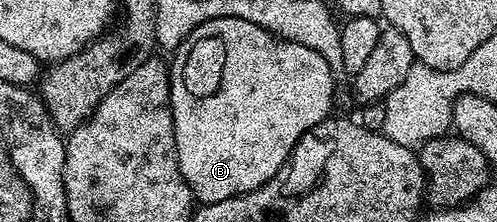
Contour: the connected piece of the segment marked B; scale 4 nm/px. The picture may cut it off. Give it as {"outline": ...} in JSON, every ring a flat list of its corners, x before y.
{"outline":[[229,17,210,19,206,23,202,23,202,27,194,27,194,31,190,31,190,35,186,35,186,39,175,49,171,57,168,78,172,92,172,122,174,123,178,167,190,187,193,198,203,205,222,203,222,199,237,197,262,187,262,183,266,183,269,176,275,173,279,166,286,163,286,159,292,153,292,147,302,139,302,135,306,135,333,112,332,96,336,93,337,78,330,71,330,63,326,63,326,59,322,59,322,55,318,55,318,51,310,51,310,47,302,47,302,43,282,41,262,27,252,27,250,23,246,23,246,19,230,19]]}

